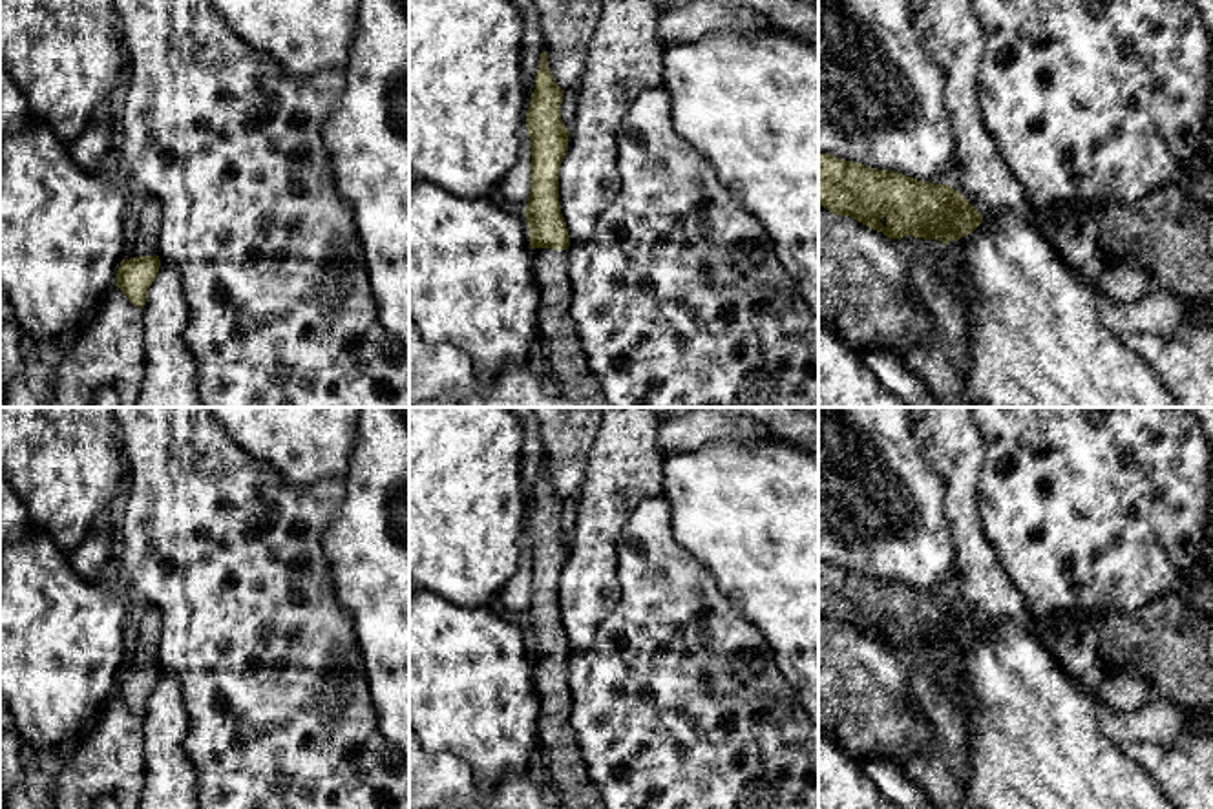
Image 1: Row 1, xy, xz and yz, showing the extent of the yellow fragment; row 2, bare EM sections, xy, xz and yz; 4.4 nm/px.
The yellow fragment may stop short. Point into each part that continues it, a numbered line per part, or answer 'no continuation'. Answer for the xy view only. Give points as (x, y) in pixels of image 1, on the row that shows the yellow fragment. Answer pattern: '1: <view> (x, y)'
1: xy (143, 220)

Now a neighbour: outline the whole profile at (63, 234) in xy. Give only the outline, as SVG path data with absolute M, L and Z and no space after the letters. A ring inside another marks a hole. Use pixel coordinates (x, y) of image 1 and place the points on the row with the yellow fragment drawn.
M31 117L22 130L15 130L0 139L0 287L13 305L16 321L24 334L38 341L68 340L77 334L97 312L106 292L117 283L117 270L126 250L126 205L132 192L102 173L84 172L75 164L64 144L44 122Z

